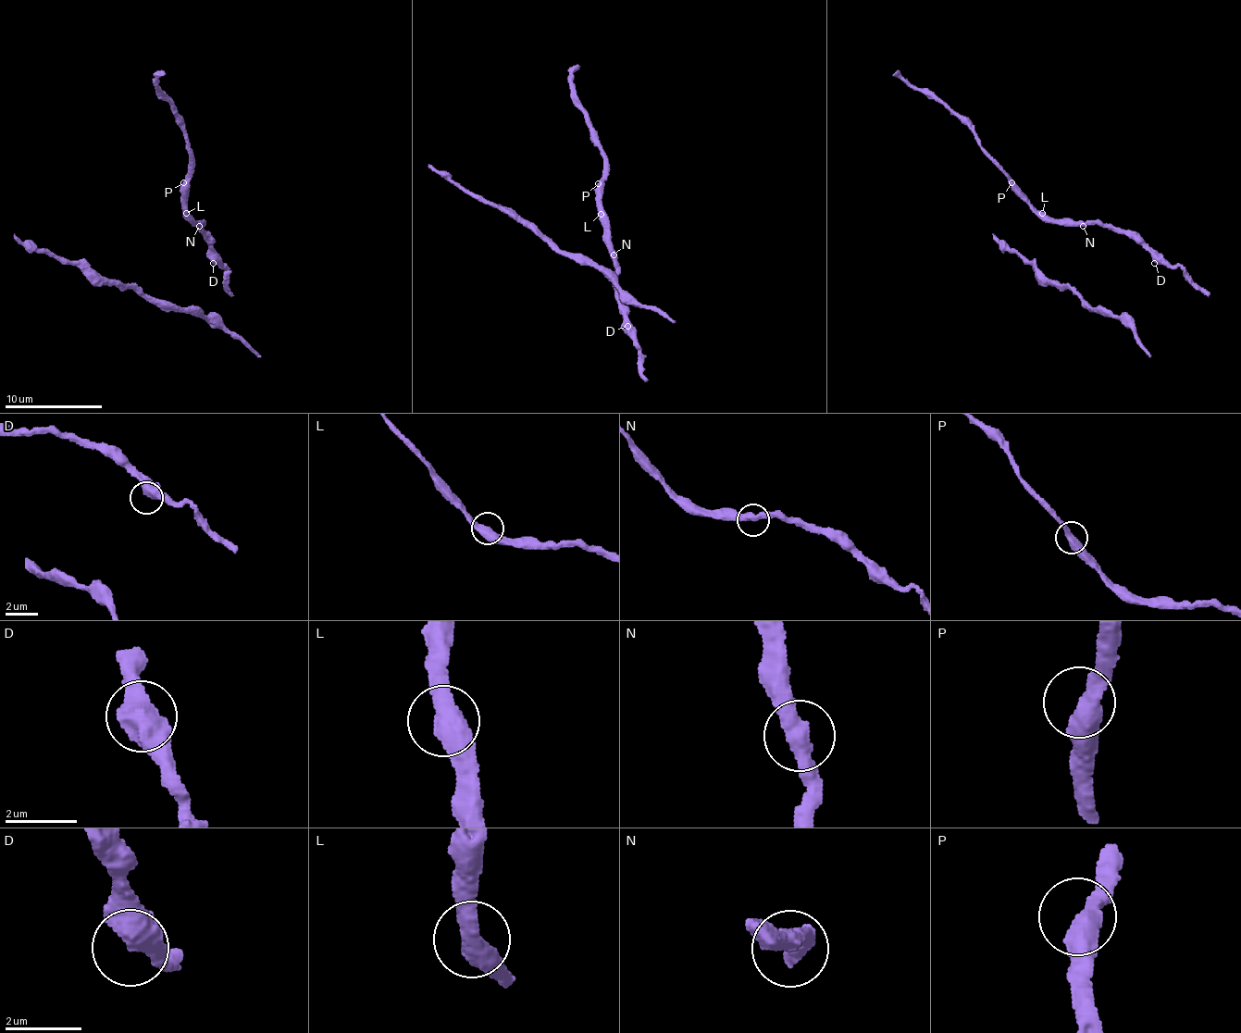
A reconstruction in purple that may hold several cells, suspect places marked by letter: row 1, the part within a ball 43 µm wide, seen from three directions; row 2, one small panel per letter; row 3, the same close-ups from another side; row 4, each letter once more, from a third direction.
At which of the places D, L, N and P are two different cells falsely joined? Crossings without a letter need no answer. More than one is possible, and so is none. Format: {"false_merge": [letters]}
{"false_merge": []}

